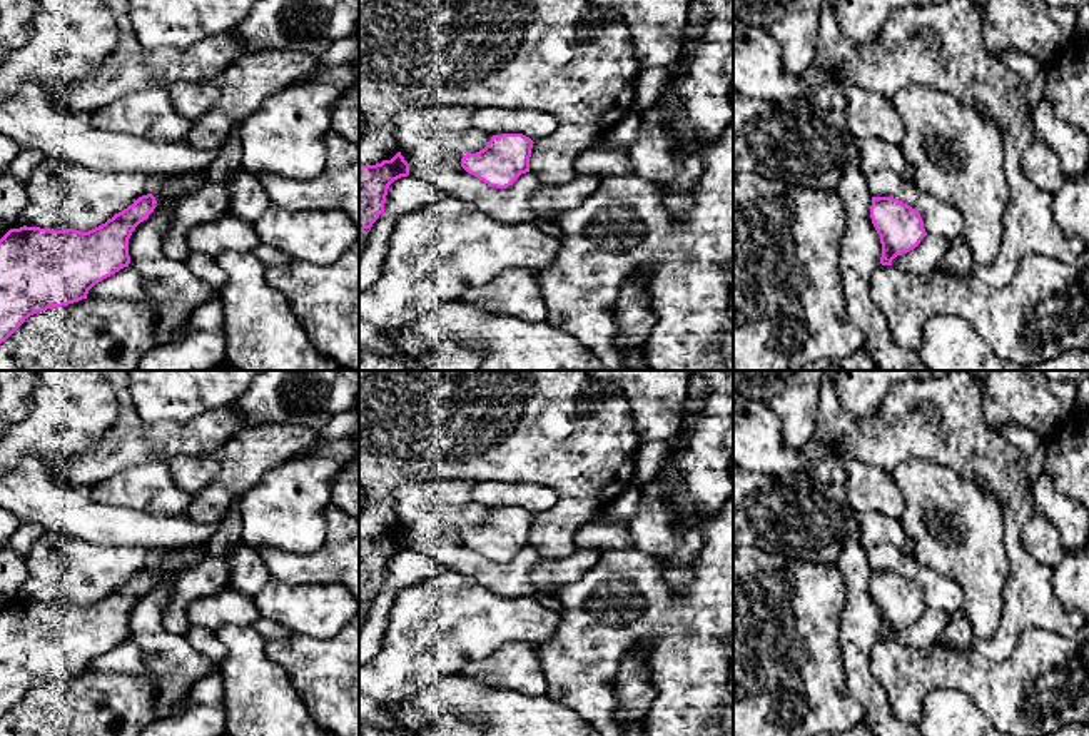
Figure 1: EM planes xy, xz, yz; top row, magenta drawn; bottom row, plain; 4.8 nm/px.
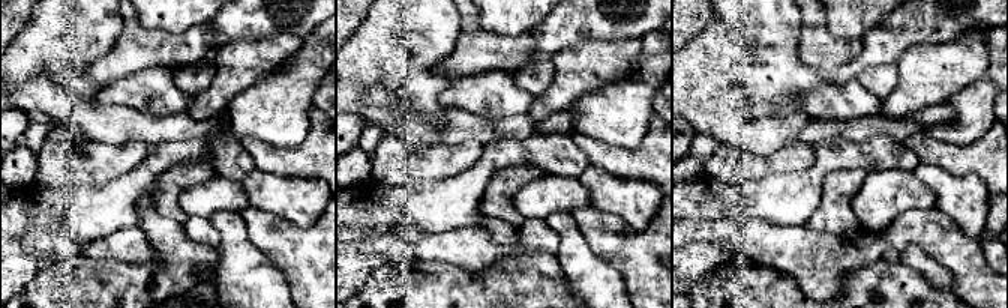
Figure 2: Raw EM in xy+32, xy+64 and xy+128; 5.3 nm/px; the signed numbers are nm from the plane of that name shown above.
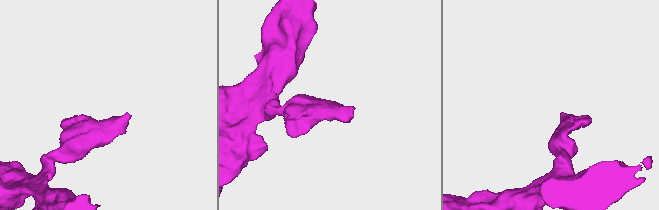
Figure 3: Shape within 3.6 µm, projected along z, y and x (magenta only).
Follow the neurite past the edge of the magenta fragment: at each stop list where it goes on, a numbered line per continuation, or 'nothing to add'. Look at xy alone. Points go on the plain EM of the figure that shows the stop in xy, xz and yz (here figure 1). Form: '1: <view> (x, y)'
1: xy (184, 559)

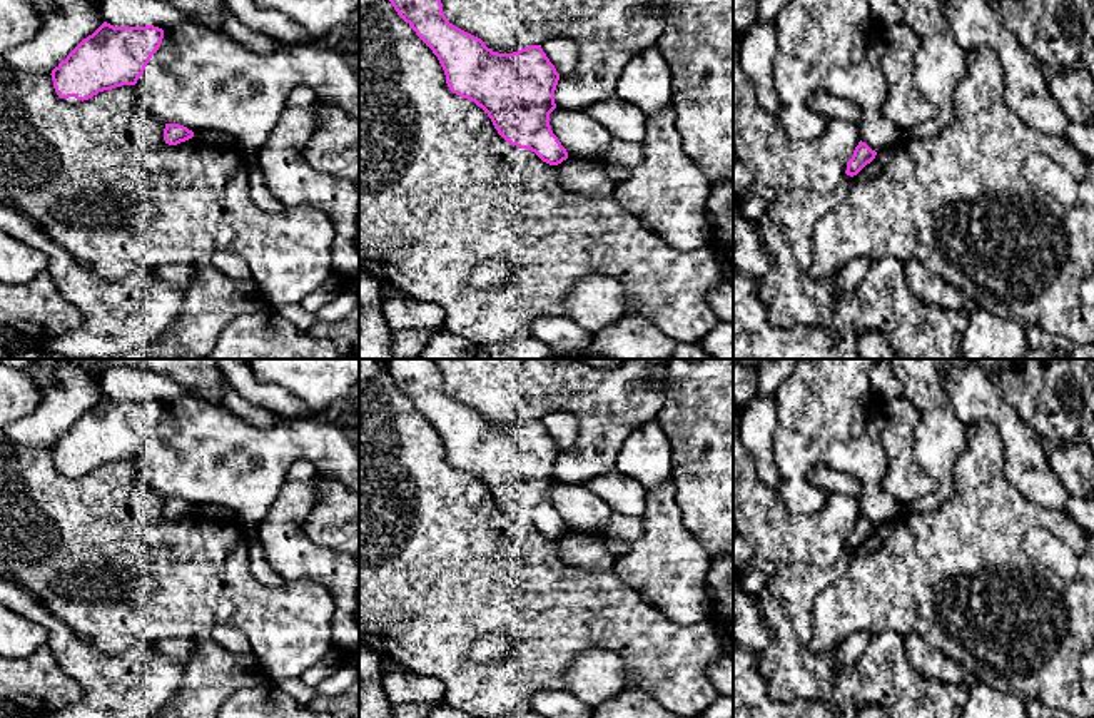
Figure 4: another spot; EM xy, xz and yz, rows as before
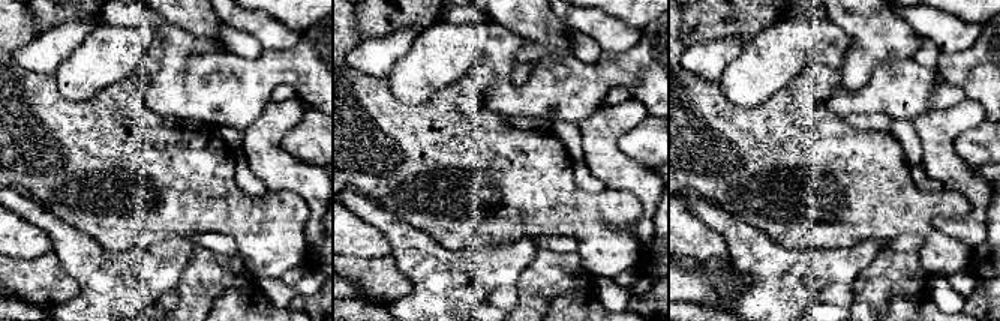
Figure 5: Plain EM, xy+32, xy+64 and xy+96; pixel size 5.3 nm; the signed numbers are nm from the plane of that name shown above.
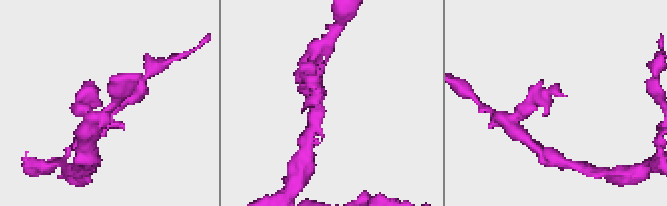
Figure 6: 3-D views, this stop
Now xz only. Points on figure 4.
nothing to add

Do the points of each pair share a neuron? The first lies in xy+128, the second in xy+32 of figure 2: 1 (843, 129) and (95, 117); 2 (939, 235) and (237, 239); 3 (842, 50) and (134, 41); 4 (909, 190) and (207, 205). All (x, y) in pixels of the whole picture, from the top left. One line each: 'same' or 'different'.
1: same
2: different
3: same
4: same

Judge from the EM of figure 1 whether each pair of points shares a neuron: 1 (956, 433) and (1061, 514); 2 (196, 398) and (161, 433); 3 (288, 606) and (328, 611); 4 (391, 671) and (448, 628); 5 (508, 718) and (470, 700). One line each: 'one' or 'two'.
1: two
2: two
3: one
4: one
5: one

